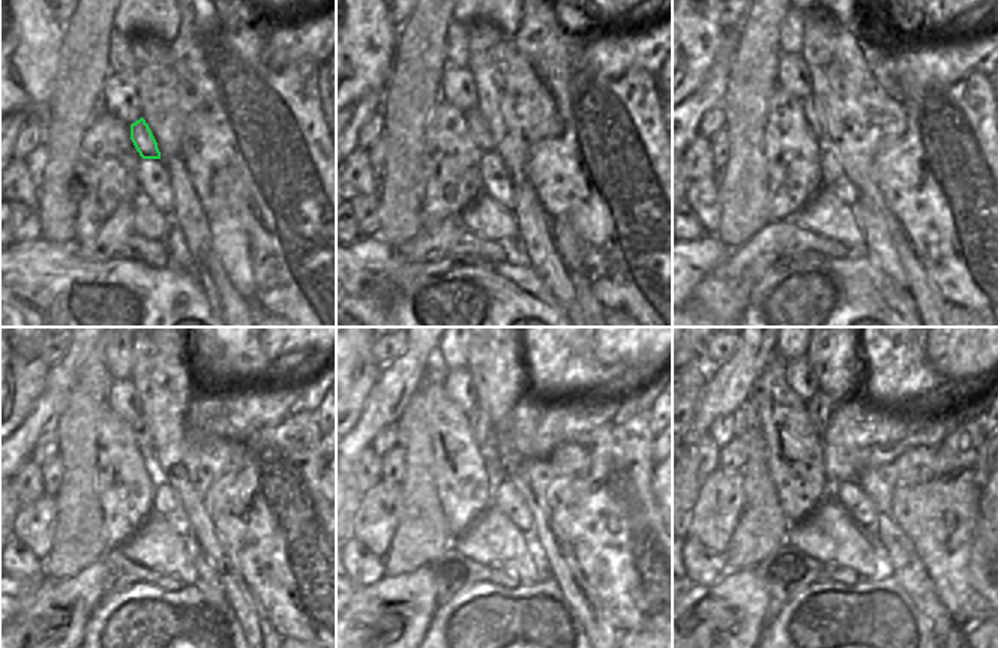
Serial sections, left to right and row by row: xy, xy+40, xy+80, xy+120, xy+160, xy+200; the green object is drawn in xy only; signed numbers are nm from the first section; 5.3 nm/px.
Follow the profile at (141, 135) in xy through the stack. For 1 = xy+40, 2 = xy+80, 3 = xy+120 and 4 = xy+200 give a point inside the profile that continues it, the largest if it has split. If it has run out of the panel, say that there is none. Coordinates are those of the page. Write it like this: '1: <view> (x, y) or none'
1: xy+40 (479, 132)
2: xy+80 (815, 126)
3: xy+120 (143, 435)
4: xy+200 (820, 407)

